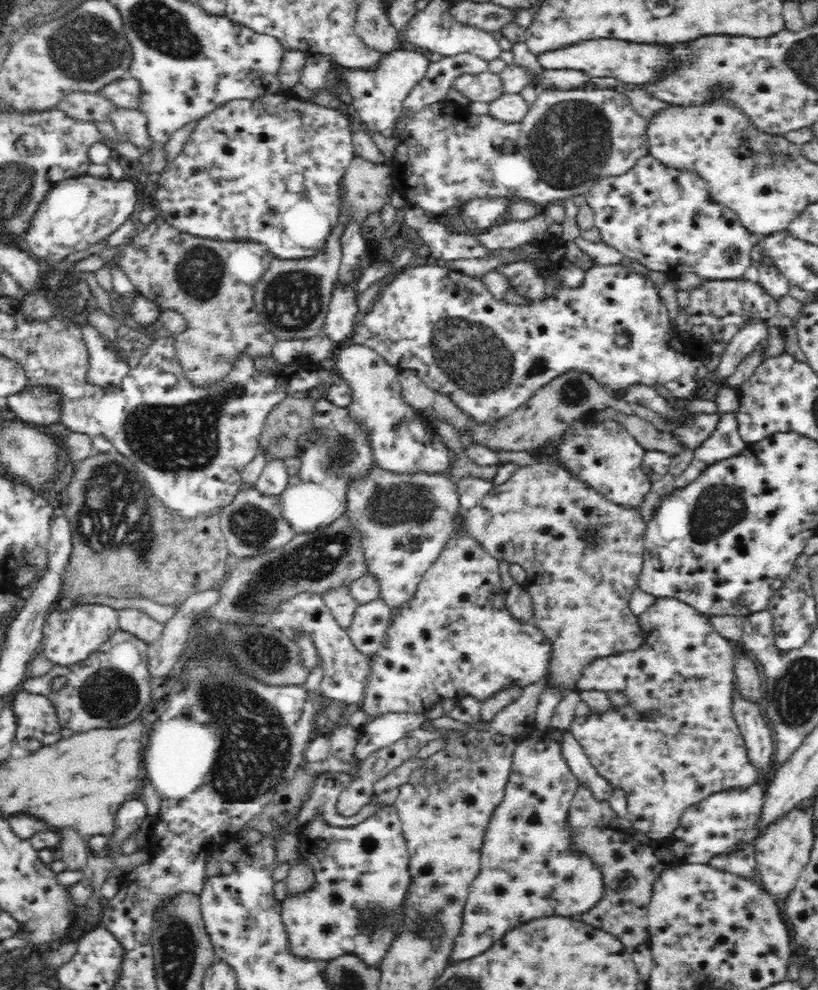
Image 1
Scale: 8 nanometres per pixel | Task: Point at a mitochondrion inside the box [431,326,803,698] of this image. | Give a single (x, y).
(718, 508)

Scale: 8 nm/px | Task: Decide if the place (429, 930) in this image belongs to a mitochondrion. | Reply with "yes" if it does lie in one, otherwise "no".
yes

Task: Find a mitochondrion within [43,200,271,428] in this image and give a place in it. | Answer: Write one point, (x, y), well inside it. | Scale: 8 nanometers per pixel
(199, 274)

